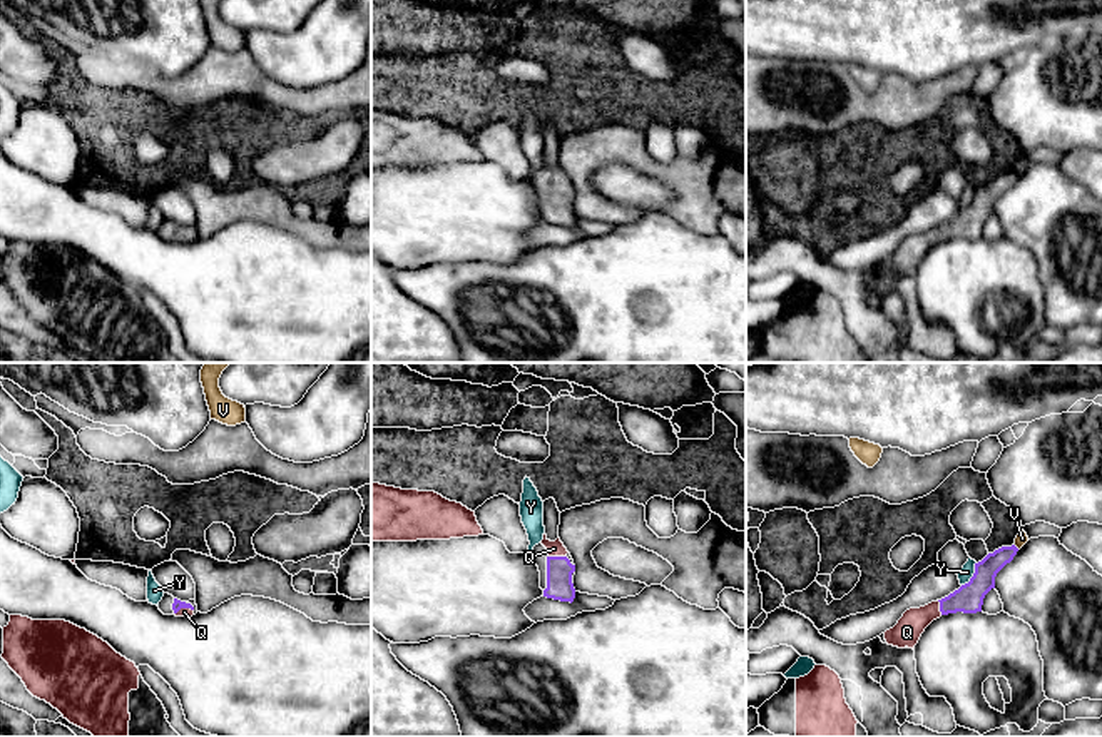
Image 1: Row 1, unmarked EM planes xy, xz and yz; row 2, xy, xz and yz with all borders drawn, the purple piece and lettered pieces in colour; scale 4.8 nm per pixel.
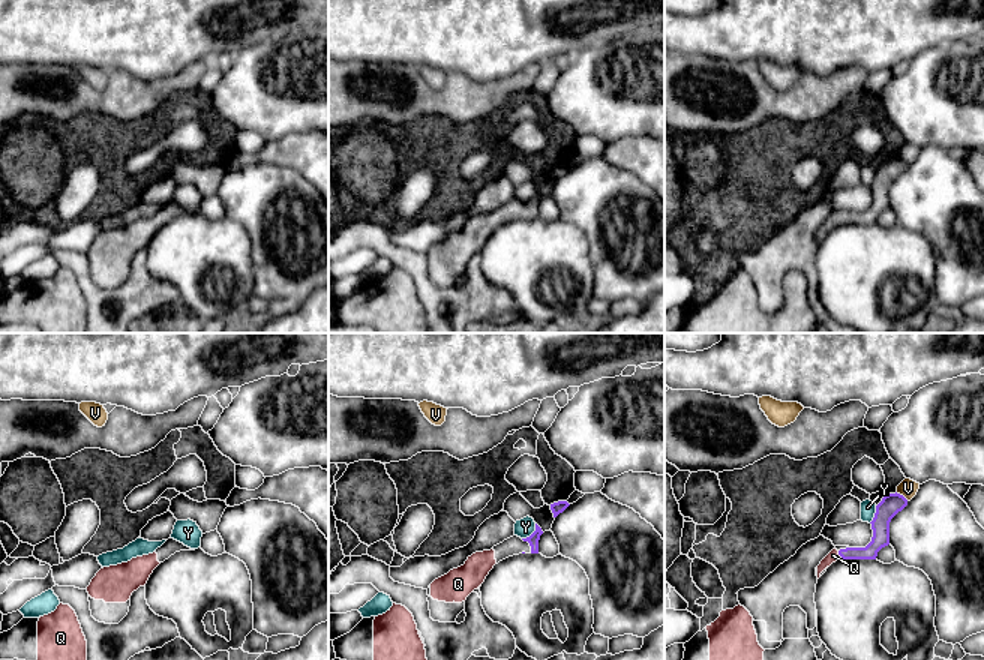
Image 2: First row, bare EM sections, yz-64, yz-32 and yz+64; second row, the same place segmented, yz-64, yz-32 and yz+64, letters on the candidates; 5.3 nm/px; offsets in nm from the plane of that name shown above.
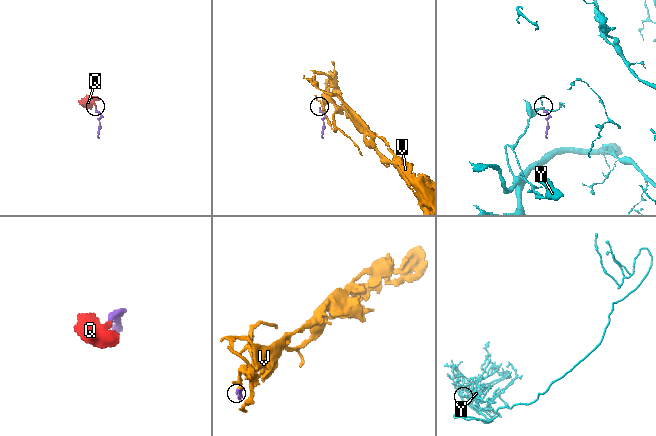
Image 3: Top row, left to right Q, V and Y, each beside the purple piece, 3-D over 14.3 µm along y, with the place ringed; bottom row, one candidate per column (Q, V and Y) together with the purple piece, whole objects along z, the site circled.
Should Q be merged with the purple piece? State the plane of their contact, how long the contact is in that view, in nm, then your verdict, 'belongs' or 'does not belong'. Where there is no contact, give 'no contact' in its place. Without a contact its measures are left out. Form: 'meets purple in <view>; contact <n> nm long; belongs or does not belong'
meets purple in xz; contact 90 nm long; belongs

